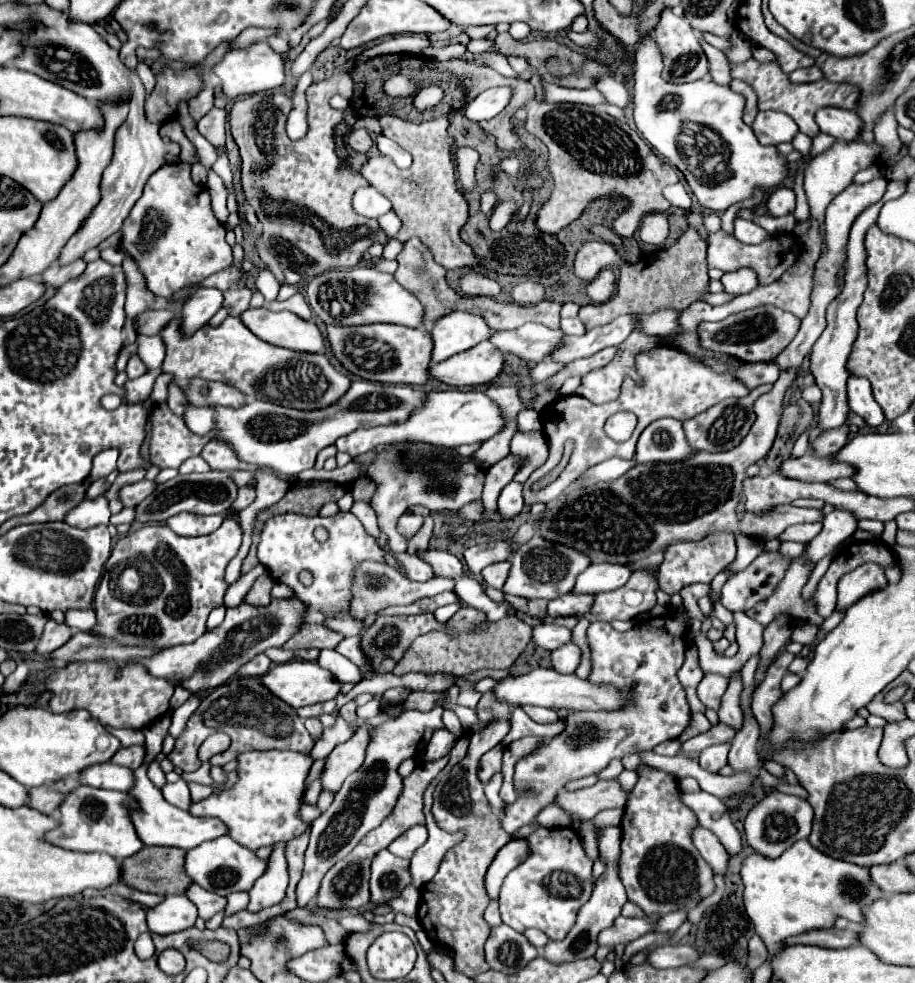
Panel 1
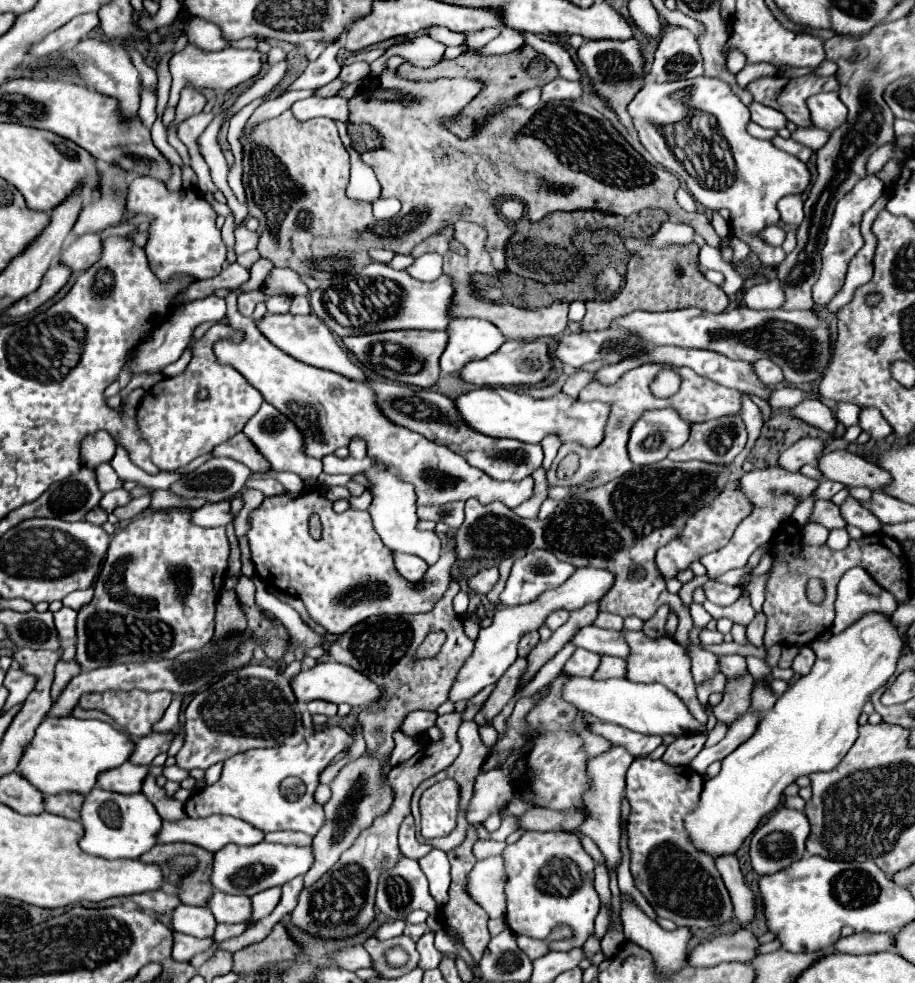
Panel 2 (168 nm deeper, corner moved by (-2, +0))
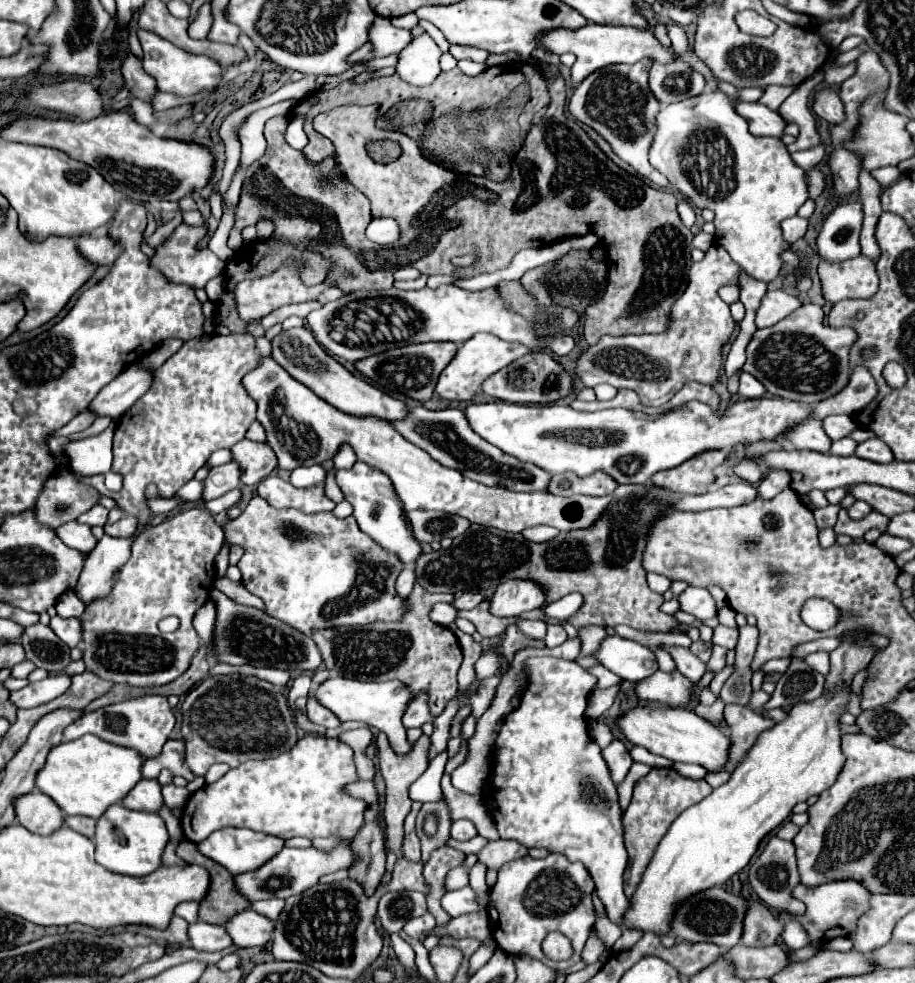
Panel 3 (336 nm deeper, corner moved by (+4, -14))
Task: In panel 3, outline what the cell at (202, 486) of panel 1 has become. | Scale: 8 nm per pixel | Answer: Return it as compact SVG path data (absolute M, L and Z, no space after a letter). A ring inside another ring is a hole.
M228 462L228 464L212 468L204 480L202 500L214 500L214 498L220 498L222 494L238 488L238 484L240 484L238 478L240 478L240 470L238 470L236 462Z

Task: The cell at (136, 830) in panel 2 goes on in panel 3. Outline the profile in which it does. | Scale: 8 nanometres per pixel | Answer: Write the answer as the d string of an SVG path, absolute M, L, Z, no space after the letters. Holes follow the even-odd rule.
M120 804L108 806L106 814L96 820L96 862L110 872L126 874L126 876L146 876L160 866L162 850L168 842L168 832L164 820L158 814L128 810Z

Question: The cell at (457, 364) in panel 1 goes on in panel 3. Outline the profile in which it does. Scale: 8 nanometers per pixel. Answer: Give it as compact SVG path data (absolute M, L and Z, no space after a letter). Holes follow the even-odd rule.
M528 352L526 356L514 360L510 366L494 372L486 378L480 390L484 396L514 404L550 404L572 392L572 376L546 352Z

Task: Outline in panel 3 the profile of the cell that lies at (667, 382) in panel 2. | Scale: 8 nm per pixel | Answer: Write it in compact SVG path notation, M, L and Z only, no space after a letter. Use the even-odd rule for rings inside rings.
M712 244L706 250L706 256L702 262L692 264L690 268L690 282L686 292L682 294L680 300L676 300L676 304L672 306L670 312L670 328L662 334L628 334L628 336L602 336L598 340L598 344L588 346L574 362L574 376L586 386L586 388L594 388L596 384L612 384L614 388L630 388L640 396L640 402L644 406L662 406L666 404L688 380L696 380L702 384L714 384L718 380L718 370L722 364L722 346L724 342L728 342L728 338L734 332L734 318L730 314L730 308L726 302L720 300L718 296L718 288L726 286L726 284L736 284L738 282L738 270L740 266L730 258L730 254L720 246L720 244Z

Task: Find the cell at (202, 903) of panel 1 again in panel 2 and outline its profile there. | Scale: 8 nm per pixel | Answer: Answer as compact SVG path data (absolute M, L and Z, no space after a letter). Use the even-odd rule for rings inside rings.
M214 892L214 896L208 902L208 908L218 922L226 922L226 924L248 922L252 918L252 900L248 896Z

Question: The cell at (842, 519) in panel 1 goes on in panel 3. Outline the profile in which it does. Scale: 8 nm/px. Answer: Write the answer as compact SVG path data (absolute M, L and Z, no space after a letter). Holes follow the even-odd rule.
M854 502L850 508L848 508L848 516L852 518L852 520L860 520L860 518L864 518L866 514L870 514L872 512L872 508L866 504L866 502Z

